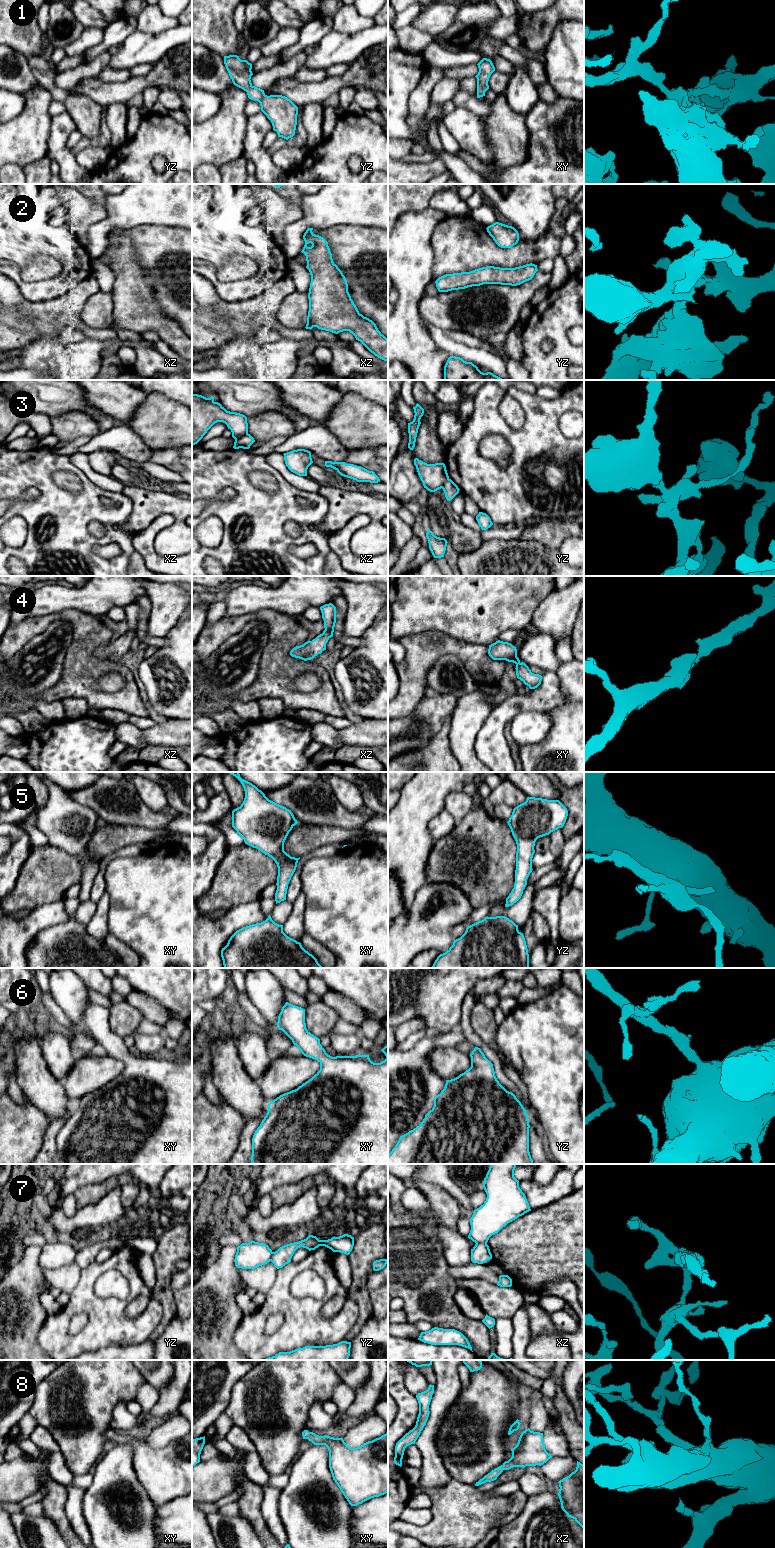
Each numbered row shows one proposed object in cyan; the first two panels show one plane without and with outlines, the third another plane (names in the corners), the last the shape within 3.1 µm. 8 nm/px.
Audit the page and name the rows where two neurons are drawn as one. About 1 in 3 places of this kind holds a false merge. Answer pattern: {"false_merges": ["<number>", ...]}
{"false_merges": ["3", "7"]}

